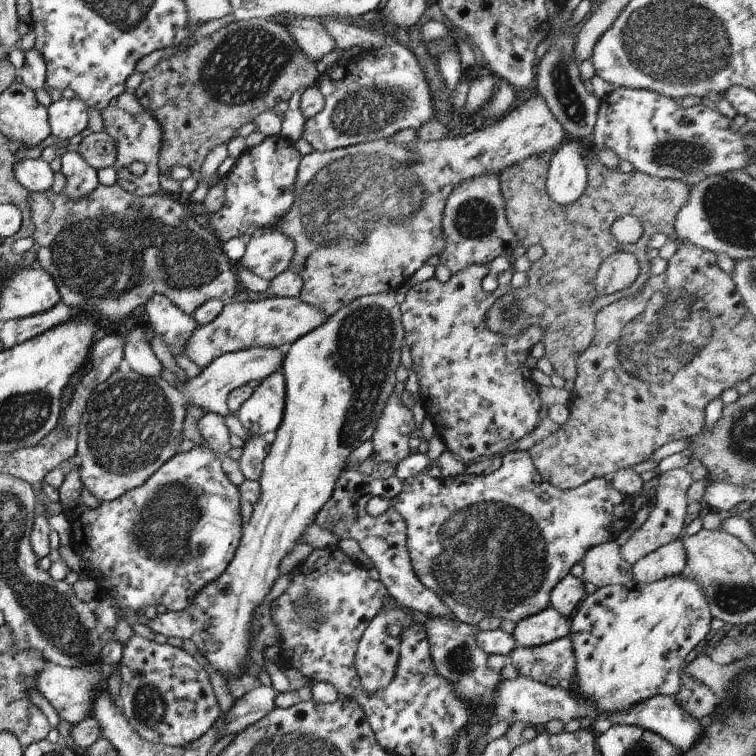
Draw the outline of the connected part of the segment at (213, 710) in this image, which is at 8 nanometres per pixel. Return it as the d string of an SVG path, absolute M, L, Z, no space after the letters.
M134 634L123 645L118 669L121 677L119 707L129 726L132 726L143 740L172 747L188 745L205 734L221 712L205 669L181 647L155 643Z

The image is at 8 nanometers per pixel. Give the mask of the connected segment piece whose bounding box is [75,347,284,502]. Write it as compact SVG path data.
M249 347L234 353L225 353L213 359L194 377L180 387L172 387L165 380L141 376L136 372L113 371L101 384L97 384L88 394L87 404L79 421L76 436L76 461L82 486L100 501L112 501L124 492L141 486L164 462L167 462L179 450L183 439L182 424L188 405L196 405L204 413L219 416L229 414L226 396L238 386L251 380L261 380L281 366L284 350L269 347Z

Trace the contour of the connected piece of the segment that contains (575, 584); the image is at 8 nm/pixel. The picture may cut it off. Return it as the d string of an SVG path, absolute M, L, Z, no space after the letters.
M567 573L553 588L548 596L548 604L561 616L568 618L578 604L585 598L584 581Z

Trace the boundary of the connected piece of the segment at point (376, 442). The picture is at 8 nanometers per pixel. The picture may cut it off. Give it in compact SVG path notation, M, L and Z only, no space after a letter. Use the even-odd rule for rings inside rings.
M392 392L384 402L381 416L370 436L373 450L369 458L373 460L375 467L381 462L395 466L409 455L407 440L416 434L418 432L415 430L411 411Z

